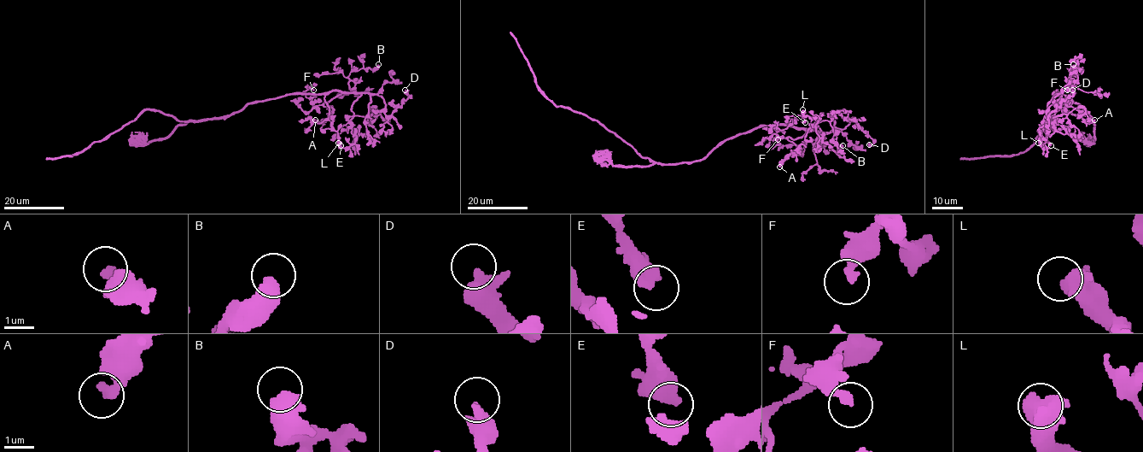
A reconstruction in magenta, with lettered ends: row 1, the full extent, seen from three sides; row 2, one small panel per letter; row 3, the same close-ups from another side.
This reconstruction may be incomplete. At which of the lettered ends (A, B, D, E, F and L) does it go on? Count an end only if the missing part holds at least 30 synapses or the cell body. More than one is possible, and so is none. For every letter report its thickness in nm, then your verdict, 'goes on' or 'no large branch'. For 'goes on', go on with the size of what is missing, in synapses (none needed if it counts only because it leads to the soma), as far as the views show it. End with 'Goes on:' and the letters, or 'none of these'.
A: 360 nm thick; no large branch
B: 600 nm thick; no large branch
D: 480 nm thick; no large branch
E: 550 nm thick; no large branch
F: 300 nm thick; no large branch
L: 650 nm thick; no large branch
Goes on: none of these

